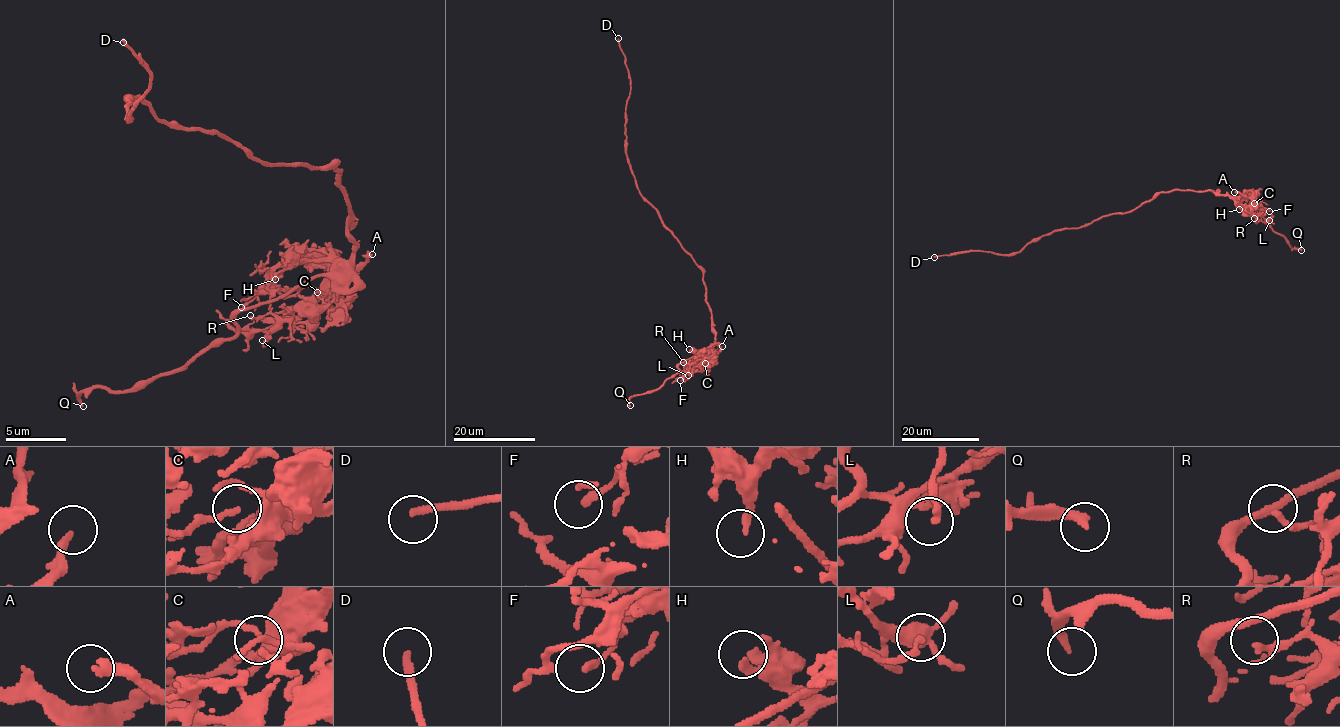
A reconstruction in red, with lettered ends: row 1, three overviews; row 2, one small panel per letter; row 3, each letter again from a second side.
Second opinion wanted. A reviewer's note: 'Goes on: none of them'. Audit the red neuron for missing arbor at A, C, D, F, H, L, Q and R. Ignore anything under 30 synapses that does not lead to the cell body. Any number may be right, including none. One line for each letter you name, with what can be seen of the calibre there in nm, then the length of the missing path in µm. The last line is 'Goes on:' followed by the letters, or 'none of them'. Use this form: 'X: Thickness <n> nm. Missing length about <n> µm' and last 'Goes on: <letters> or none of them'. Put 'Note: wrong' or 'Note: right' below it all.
Q: Thickness 320 nm. Missing length about 10 µm
Goes on: Q
Note: wrong

